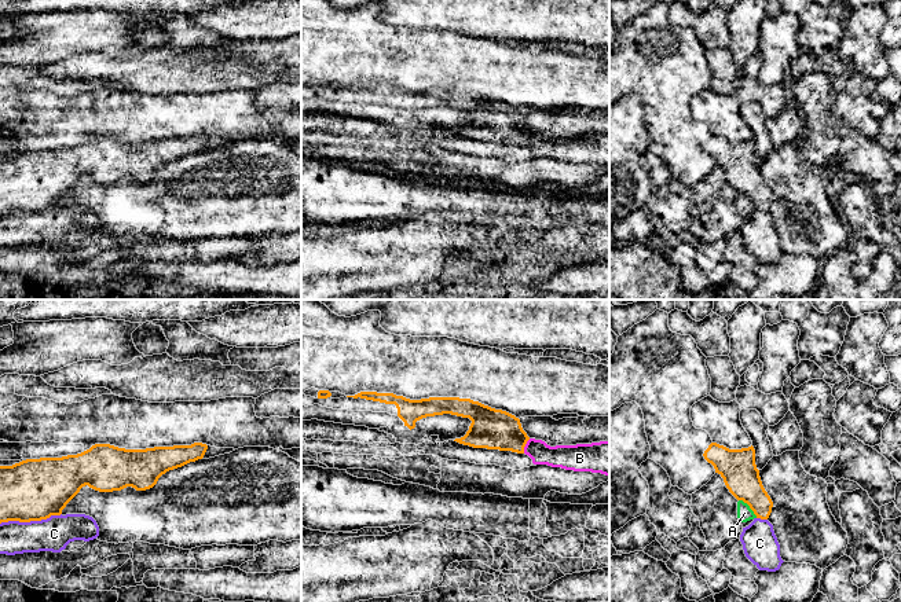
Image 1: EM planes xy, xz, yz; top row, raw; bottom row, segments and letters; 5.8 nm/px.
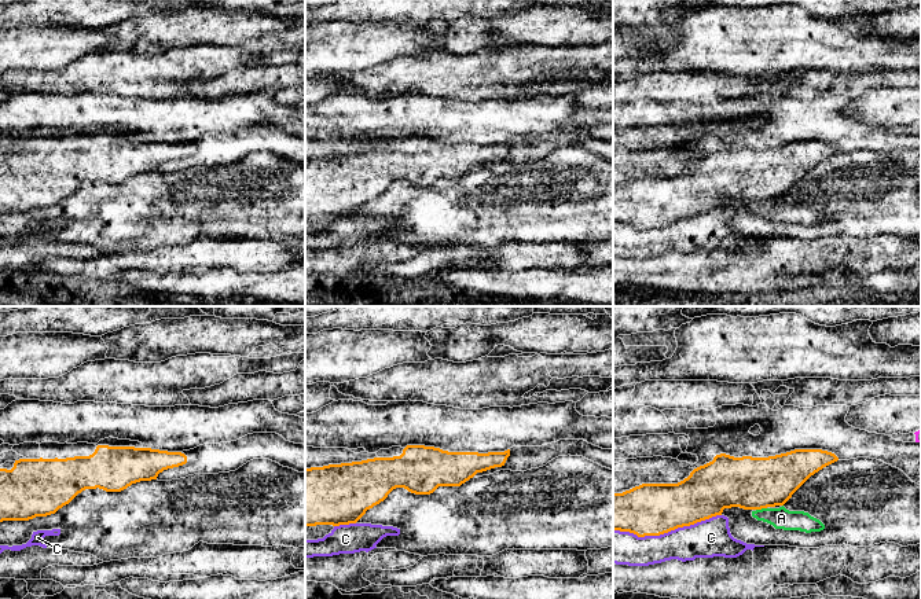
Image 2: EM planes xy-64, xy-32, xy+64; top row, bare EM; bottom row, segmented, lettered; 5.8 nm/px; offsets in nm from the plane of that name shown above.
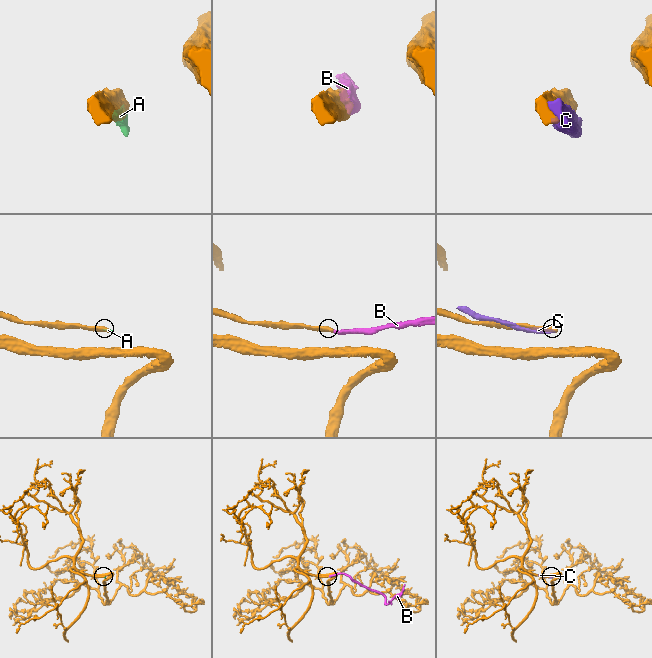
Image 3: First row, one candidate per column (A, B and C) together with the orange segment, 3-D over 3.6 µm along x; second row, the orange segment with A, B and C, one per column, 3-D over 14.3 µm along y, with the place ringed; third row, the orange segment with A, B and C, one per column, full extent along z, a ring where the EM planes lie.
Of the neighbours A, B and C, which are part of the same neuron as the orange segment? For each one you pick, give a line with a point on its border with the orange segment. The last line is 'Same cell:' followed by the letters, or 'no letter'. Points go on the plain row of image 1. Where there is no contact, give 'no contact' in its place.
B: contact xz (524, 138)
Same cell: B

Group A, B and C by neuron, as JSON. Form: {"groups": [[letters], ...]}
{"groups": [["A", "C"], ["B"]]}

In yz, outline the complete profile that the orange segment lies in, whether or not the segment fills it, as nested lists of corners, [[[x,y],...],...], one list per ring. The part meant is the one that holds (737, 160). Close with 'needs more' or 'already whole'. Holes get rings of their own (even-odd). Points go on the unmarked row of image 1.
[[[711,135],[703,148],[714,158],[715,165],[724,170],[726,180],[737,192],[747,195],[757,210],[769,210],[773,194],[762,177],[752,137],[729,142]]]; already whole

